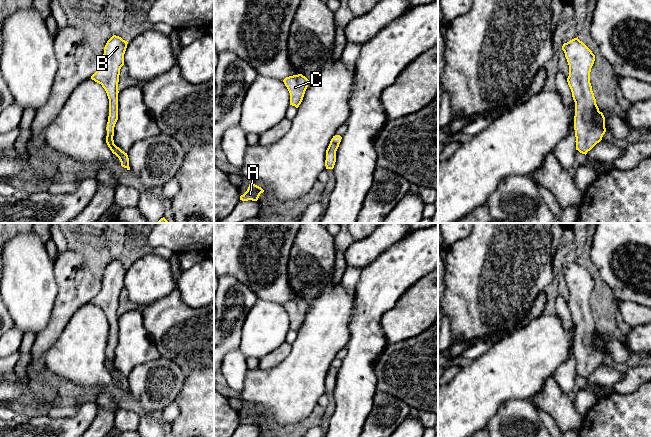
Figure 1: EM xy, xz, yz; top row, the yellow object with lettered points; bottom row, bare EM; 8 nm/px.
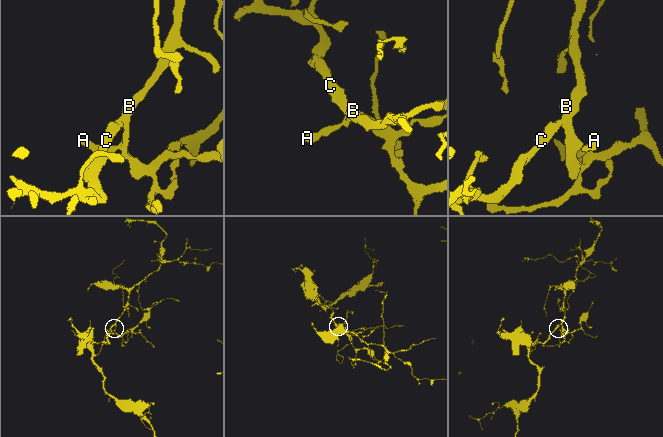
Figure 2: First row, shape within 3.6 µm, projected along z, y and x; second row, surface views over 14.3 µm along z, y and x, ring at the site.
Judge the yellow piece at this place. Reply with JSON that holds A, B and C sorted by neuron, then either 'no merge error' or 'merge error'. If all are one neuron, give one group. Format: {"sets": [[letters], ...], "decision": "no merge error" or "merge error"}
{"sets": [["A", "B", "C"]], "decision": "no merge error"}

